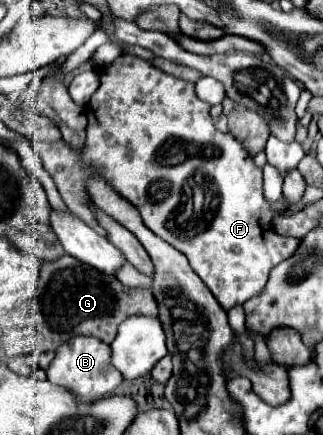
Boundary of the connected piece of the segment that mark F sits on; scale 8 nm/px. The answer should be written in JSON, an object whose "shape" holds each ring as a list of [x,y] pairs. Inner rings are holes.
{"shape":[[[119,56],[115,62],[111,62],[109,66],[105,66],[105,68],[101,70],[101,86],[99,86],[97,92],[91,96],[91,102],[89,102],[89,106],[87,106],[87,110],[85,110],[85,114],[87,114],[87,148],[83,150],[83,154],[81,154],[81,158],[79,158],[79,160],[83,160],[83,162],[77,162],[75,150],[71,150],[71,148],[65,146],[63,142],[59,142],[59,144],[31,142],[31,146],[33,146],[35,152],[41,156],[41,162],[43,162],[43,166],[45,166],[45,170],[53,176],[53,180],[55,180],[55,184],[57,184],[57,188],[59,188],[63,200],[65,200],[65,204],[69,206],[69,210],[73,210],[73,214],[75,214],[77,218],[81,218],[85,224],[93,226],[93,230],[105,236],[105,230],[97,224],[97,220],[93,218],[91,210],[89,210],[89,206],[87,206],[87,204],[89,204],[89,194],[85,192],[85,168],[83,168],[83,166],[85,166],[85,162],[87,162],[87,164],[91,164],[91,166],[103,170],[105,180],[107,180],[123,198],[127,198],[129,202],[133,202],[133,204],[139,208],[139,212],[141,212],[141,216],[143,216],[143,222],[145,222],[157,236],[161,236],[165,242],[169,242],[171,246],[175,246],[177,250],[181,250],[181,252],[187,256],[187,260],[189,260],[191,268],[195,270],[195,274],[201,276],[201,280],[207,284],[207,288],[213,292],[213,296],[217,298],[217,302],[219,302],[219,304],[225,308],[225,312],[227,312],[227,310],[231,310],[231,308],[237,306],[237,304],[247,302],[247,300],[253,298],[255,294],[261,294],[261,290],[263,290],[265,284],[267,284],[269,270],[271,270],[273,266],[277,266],[279,262],[291,258],[291,254],[295,254],[295,250],[297,250],[297,246],[300,245],[301,240],[294,237],[281,236],[271,229],[269,224],[271,224],[271,218],[273,218],[273,210],[277,210],[277,208],[287,208],[289,204],[287,204],[283,198],[281,198],[277,204],[271,204],[271,202],[267,202],[267,200],[263,198],[263,190],[261,190],[263,176],[261,176],[261,170],[253,164],[253,158],[249,158],[249,154],[245,154],[245,148],[243,148],[231,134],[221,134],[221,132],[213,126],[211,116],[209,116],[209,110],[211,110],[209,104],[205,104],[205,102],[201,102],[201,100],[197,98],[193,84],[187,84],[185,80],[179,80],[179,78],[173,78],[173,76],[169,76],[169,74],[163,74],[163,72],[161,72],[159,68],[155,68],[149,60],[135,58],[135,56]],[[159,180],[165,182],[165,190],[167,190],[165,194],[167,194],[167,198],[163,198],[161,202],[155,202],[155,200],[151,198],[151,194],[149,194],[149,188],[151,188],[153,182],[159,182]]]}

